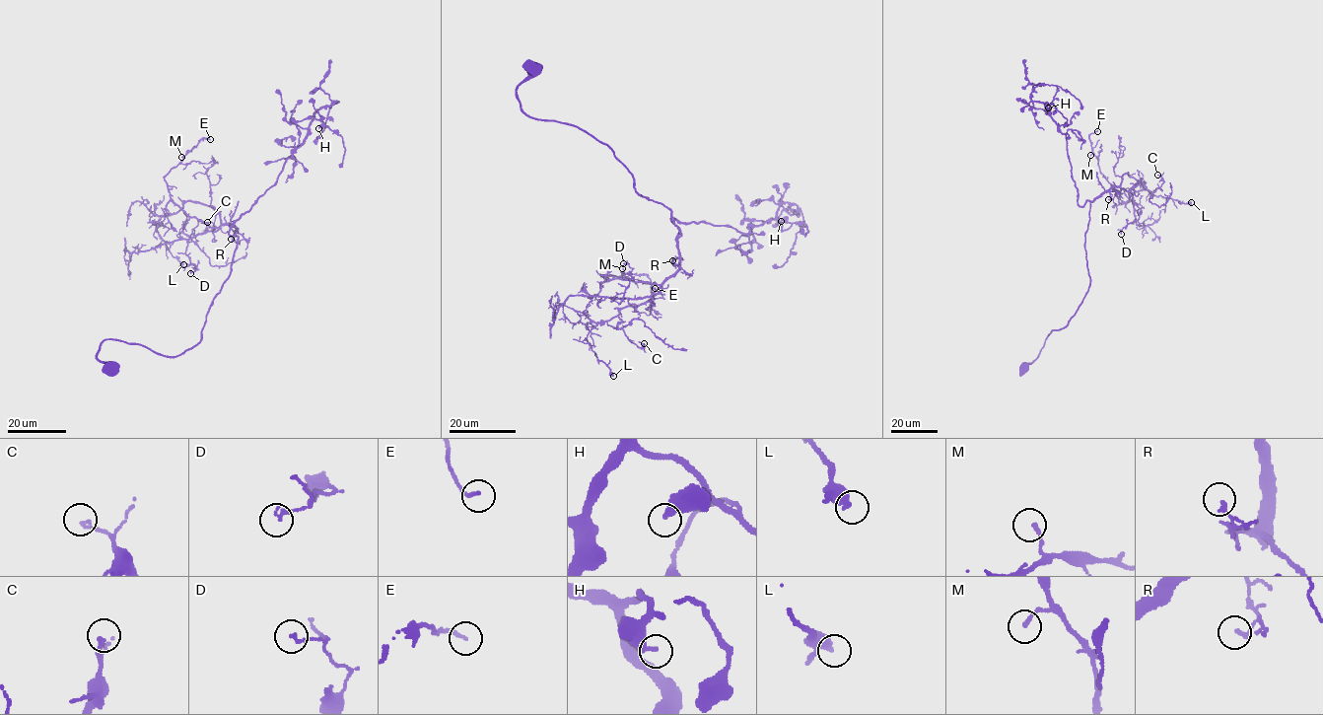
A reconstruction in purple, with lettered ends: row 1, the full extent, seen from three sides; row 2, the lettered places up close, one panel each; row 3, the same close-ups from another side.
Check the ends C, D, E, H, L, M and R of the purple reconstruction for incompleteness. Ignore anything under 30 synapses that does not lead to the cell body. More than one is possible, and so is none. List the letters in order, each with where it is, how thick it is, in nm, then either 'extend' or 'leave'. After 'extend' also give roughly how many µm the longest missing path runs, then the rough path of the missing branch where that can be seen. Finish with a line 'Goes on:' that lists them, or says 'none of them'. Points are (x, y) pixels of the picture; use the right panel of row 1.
C: place (1157, 175); calibre 160 nm; leave
D: place (1121, 234); calibre 150 nm; leave
E: place (1097, 131); calibre 140 nm; leave
H: place (1048, 107); calibre 280 nm; leave
L: place (1191, 202); calibre 320 nm; leave
M: place (1090, 155); calibre 160 nm; leave
R: place (1108, 199); calibre 170 nm; leave
Goes on: none of them

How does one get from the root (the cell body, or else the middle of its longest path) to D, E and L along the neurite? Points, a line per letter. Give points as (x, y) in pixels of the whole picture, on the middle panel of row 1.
D: (531, 70), (516, 91), (522, 110), (605, 143), (637, 193), (670, 211), (675, 273), (619, 304), (623, 263)
E: (531, 70), (522, 110), (605, 143), (637, 193), (670, 211), (675, 273), (601, 275), (655, 288)
L: (531, 70), (516, 91), (522, 110), (605, 143), (680, 232), (679, 268), (661, 292), (588, 334), (613, 376)

